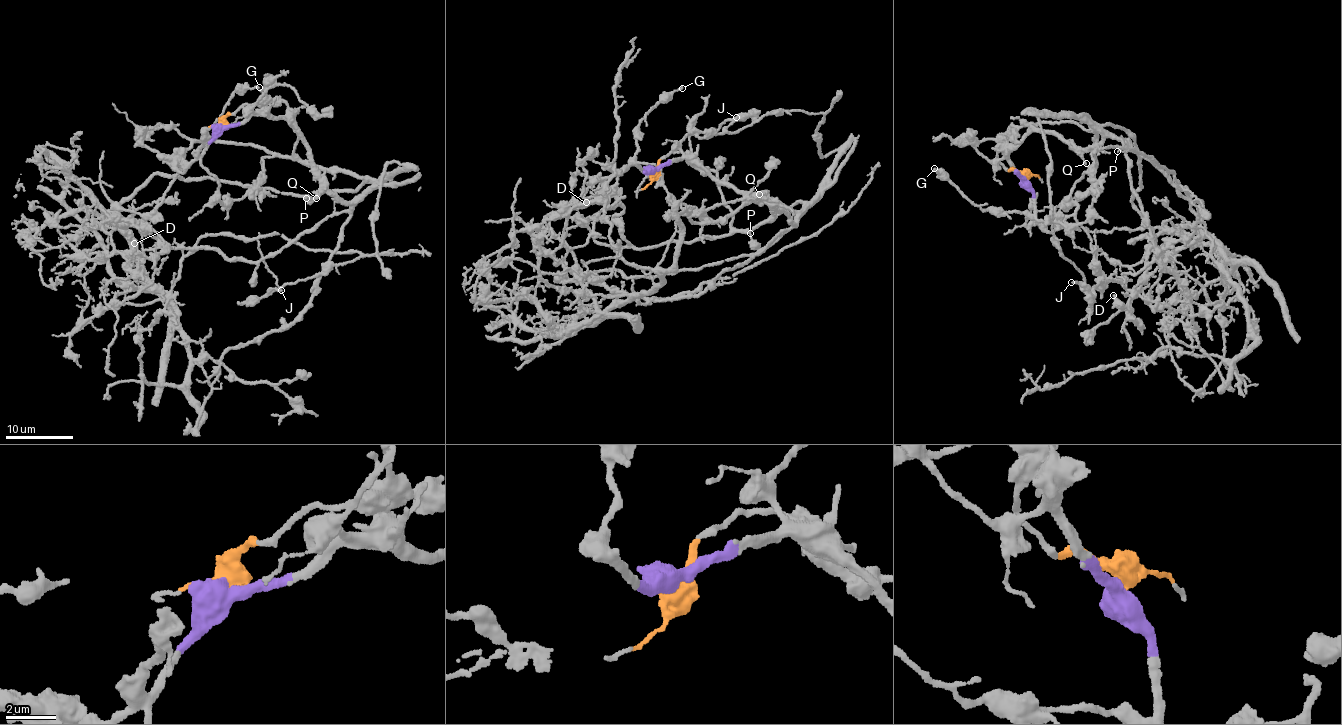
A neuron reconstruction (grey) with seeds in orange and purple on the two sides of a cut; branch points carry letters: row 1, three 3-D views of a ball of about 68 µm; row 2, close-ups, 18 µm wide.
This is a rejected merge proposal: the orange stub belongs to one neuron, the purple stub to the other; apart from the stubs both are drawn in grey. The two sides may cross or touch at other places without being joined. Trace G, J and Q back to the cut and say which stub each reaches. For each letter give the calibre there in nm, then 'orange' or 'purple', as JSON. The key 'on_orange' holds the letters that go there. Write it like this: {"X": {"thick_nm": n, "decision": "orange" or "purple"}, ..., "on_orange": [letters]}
{"G": {"thick_nm": 190, "decision": "purple"}, "J": {"thick_nm": 180, "decision": "purple"}, "Q": {"thick_nm": 160, "decision": "purple"}, "on_orange": []}

